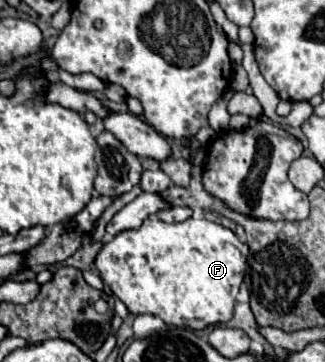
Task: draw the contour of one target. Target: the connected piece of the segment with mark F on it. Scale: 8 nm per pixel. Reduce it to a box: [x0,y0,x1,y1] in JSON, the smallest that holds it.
[95,218,249,330]

